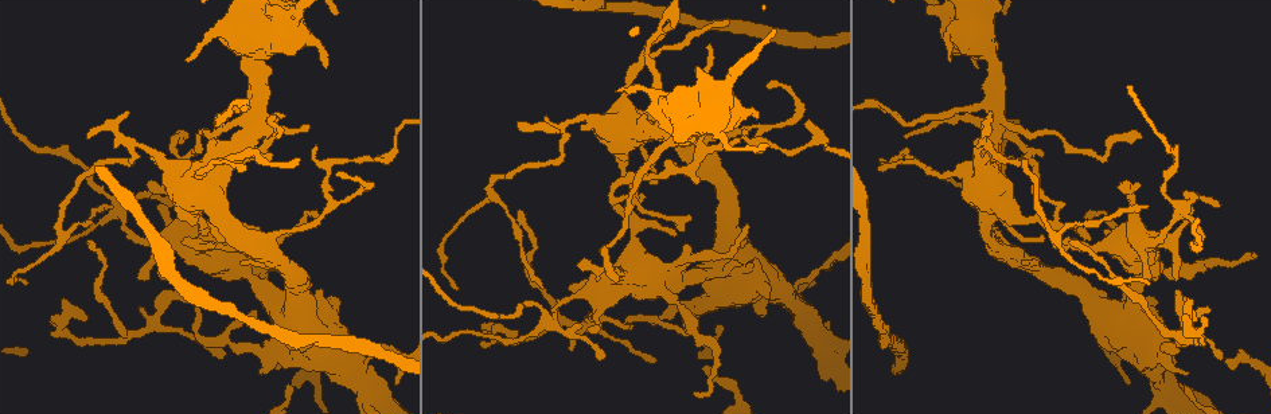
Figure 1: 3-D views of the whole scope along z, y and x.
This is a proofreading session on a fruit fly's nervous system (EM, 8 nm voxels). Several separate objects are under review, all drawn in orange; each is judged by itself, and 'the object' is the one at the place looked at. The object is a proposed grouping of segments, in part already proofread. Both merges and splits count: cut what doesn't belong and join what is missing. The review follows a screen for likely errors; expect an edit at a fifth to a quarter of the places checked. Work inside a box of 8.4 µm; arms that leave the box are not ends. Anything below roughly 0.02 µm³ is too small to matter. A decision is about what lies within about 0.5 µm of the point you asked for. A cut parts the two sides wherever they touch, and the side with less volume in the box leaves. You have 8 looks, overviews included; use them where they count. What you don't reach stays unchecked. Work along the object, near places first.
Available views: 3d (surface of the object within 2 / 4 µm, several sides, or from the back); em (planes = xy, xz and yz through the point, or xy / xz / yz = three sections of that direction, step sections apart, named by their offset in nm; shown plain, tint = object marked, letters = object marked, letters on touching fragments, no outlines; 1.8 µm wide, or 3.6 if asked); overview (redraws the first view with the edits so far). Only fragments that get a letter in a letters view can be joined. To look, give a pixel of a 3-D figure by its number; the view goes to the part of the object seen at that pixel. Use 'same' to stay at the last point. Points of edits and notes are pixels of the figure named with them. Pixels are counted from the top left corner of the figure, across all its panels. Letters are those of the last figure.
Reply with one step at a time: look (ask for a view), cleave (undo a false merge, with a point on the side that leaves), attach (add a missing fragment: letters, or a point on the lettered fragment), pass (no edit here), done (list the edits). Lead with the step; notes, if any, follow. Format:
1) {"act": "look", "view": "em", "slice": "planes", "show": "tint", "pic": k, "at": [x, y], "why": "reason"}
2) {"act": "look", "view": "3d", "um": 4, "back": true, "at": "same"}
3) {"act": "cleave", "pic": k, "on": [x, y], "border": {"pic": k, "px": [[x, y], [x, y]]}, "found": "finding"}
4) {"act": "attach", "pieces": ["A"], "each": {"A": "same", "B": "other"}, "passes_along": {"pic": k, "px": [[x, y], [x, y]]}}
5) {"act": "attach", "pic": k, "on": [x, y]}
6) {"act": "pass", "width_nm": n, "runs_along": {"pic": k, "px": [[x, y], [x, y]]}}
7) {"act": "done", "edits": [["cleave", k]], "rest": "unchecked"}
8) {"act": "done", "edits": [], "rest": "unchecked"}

{"act": "look", "view": "em", "slice": "planes", "show": "plain", "pic": 1, "at": [703, 370], "why": "branch stops here"}

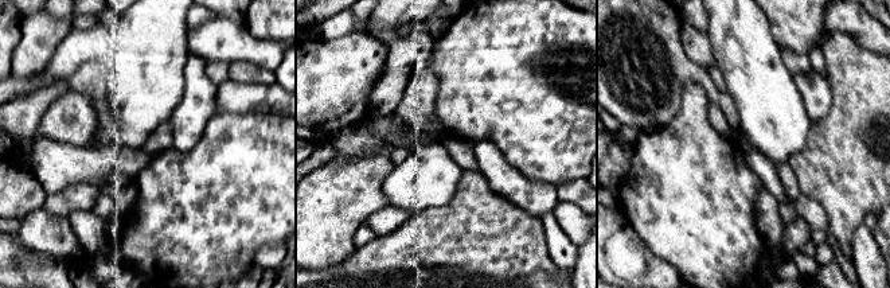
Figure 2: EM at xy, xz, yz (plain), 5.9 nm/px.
{"act": "look", "view": "em", "slice": "planes", "show": "letters", "at": "same"}

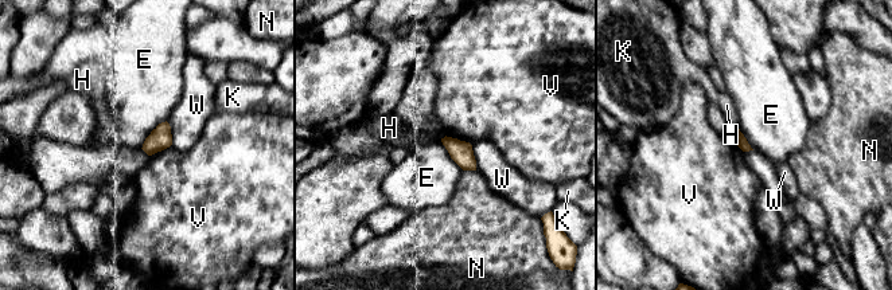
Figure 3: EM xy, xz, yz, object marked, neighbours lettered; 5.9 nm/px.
{"act": "pass", "longest_contact_nm": ["E", 240], "each": {"E": "other", "H": "other", "K": "other", "N": "other", "V": "other", "W": "other"}, "border": {"pic": 3, "px": [[166, 120], [151, 132], [140, 148]]}, "found": "none of them fits"}

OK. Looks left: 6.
{"act": "look", "view": "3d", "um": 4, "pic": 1, "at": [347, 363], "why": "calibre changes"}

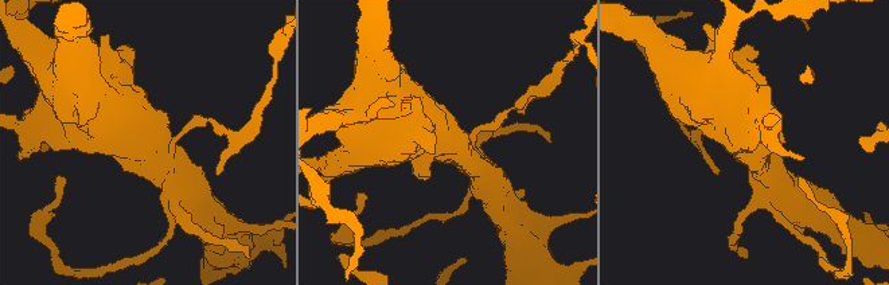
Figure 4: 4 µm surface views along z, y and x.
{"act": "look", "view": "em", "um": 3.6, "slice": "yz", "step": 4, "show": "letters", "pic": 4, "at": [447, 143], "why": "now the EM"}

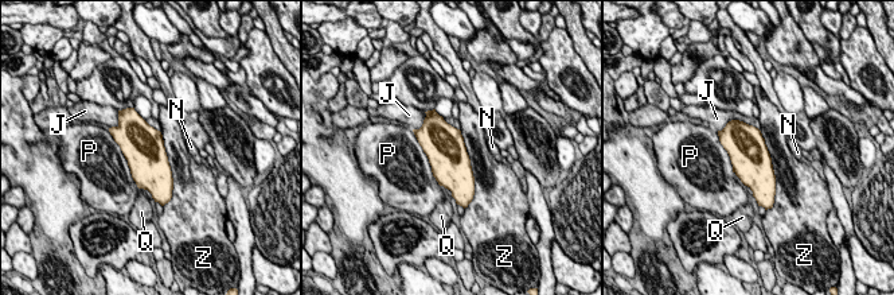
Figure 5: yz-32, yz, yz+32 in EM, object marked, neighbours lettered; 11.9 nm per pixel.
{"act": "look", "view": "em", "um": 3.6, "slice": "planes", "show": "letters", "at": "same"}

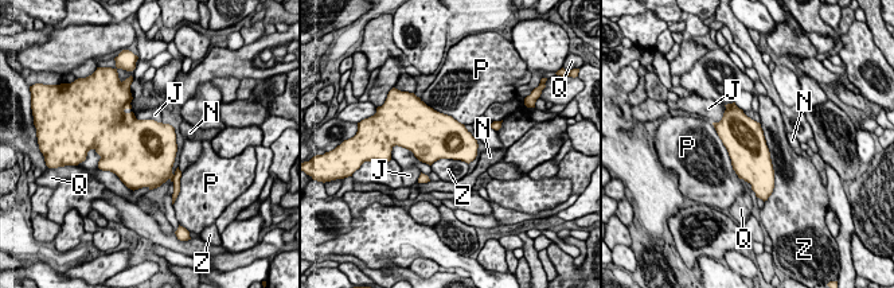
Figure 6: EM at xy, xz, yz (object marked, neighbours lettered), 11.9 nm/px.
{"act": "cleave", "pic": 6, "on": [178, 174], "width_nm": 480, "each": {"J": "other", "N": "other", "P": "other", "Q": "other", "Z": "other"}, "border": {"pic": 6, "px": [[174, 175], [171, 181]]}, "found": "a second neuron is stuck on"}

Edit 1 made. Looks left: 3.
{"act": "look", "view": "em", "slice": "xz", "step": 8, "show": "plain", "pic": 1, "at": [247, 273], "why": "sudden change in width"}

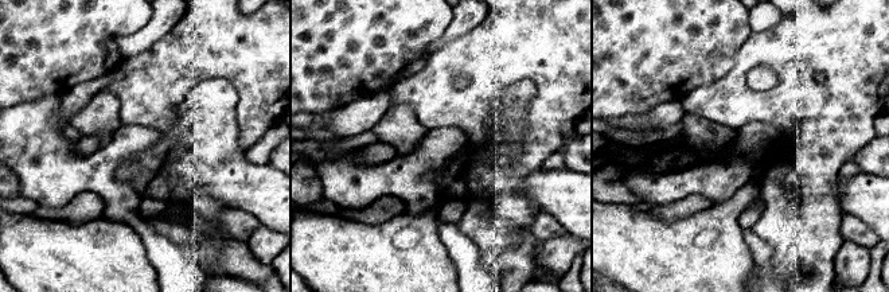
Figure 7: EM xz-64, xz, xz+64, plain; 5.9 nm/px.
{"act": "look", "view": "em", "slice": "xz", "step": 8, "show": "letters", "at": "same", "why": "see the neighbours"}

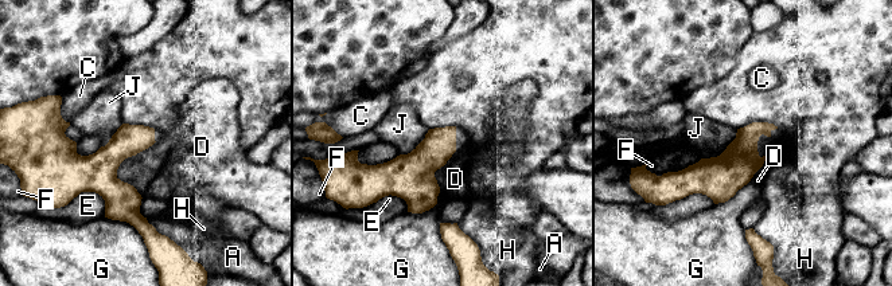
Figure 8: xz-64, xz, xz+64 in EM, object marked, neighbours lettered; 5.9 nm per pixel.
{"act": "pass", "width_nm": 190, "each": {"A": "other", "C": "other", "D": "other", "E": "other", "F": "other", "G": "other", "H": "other", "J": "other"}, "border": {"pic": 8, "px": [[156, 141], [117, 169], [141, 198]]}, "found": "continuous, no second neuron"}

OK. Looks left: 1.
{"act": "done", "edits": [["cleave", 6]], "rest": "unchecked"}

